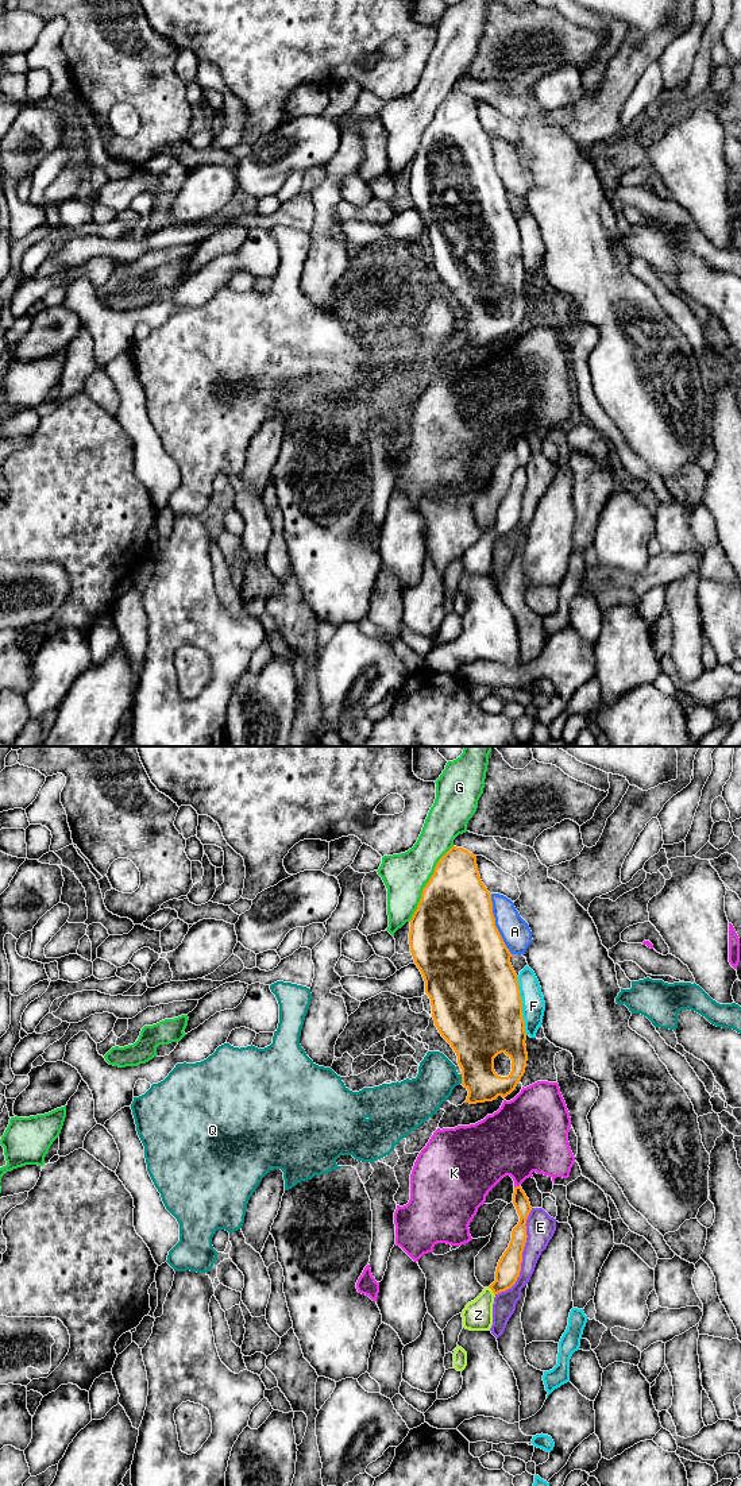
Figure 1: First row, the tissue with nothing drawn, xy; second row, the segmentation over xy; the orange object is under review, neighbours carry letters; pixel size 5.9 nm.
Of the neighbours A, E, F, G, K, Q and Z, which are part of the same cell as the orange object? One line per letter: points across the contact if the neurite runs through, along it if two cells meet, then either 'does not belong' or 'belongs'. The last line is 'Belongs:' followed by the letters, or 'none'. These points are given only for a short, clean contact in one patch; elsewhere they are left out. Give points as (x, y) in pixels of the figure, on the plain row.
A: does not belong
E: does not belong
F: does not belong
G: does not belong
K: does not belong
Q: border xy (460, 319), (462, 327); does not belong
Z: way xy (509, 510), (506, 518), (491, 533), (478, 559); belongs
Belongs: Z

